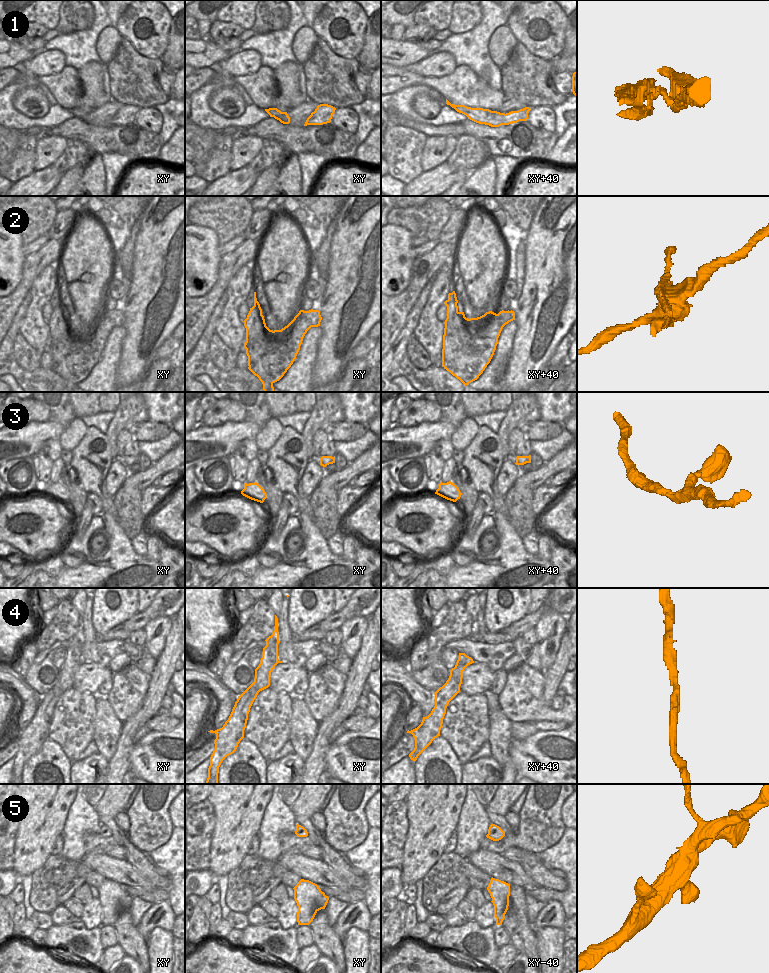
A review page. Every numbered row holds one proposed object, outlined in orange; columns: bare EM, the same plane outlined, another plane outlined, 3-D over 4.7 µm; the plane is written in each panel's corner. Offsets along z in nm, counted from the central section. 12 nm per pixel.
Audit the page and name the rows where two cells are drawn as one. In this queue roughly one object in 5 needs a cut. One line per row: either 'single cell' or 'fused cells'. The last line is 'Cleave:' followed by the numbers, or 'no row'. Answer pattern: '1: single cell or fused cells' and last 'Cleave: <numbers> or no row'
1: fused cells
2: fused cells
3: single cell
4: single cell
5: single cell
Cleave: 1, 2

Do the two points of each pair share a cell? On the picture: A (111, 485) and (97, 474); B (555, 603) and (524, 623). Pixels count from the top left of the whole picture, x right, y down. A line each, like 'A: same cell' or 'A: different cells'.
A: different cells
B: same cell

